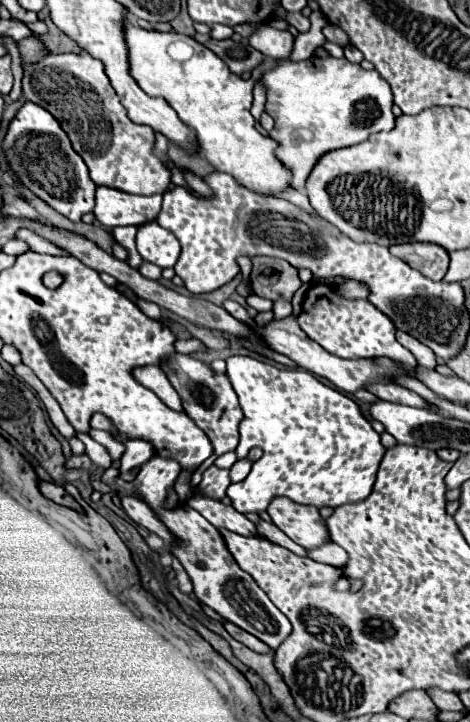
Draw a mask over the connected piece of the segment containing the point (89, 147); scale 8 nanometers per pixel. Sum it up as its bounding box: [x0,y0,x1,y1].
[23,52,171,196]

